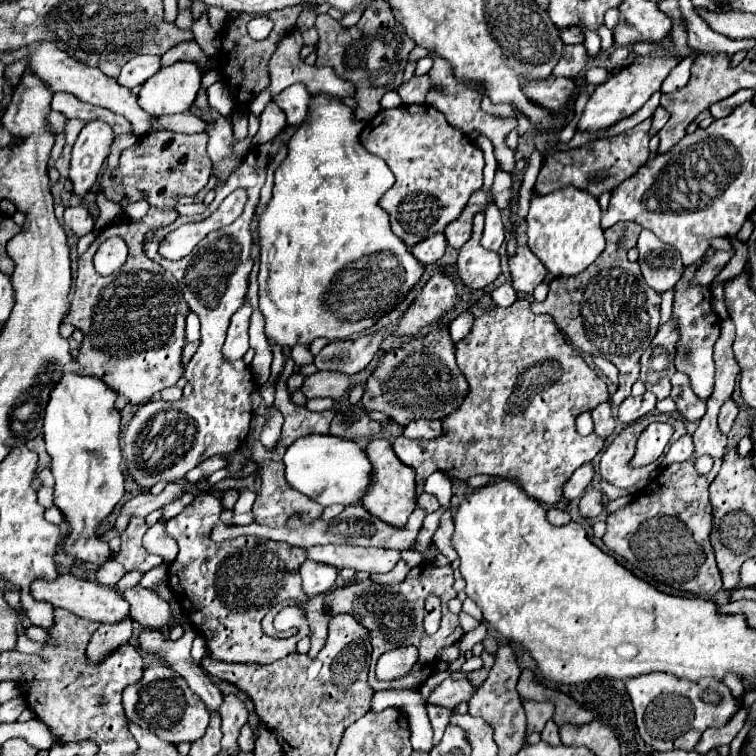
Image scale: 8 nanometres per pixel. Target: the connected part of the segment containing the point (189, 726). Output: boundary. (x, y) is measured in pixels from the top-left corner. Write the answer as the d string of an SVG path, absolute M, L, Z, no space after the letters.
M154 654L154 662L144 668L142 678L136 684L126 686L122 692L124 714L130 722L138 724L140 728L148 728L160 740L180 744L180 742L194 742L204 736L210 720L210 712L206 704L190 690L188 682L176 674L164 660Z

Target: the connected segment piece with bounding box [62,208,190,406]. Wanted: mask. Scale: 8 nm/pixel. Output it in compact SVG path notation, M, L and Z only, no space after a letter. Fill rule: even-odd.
M150 208L148 214L140 222L124 220L124 222L118 222L118 224L106 226L104 232L98 234L96 240L90 244L90 248L78 258L76 292L74 292L72 302L70 302L70 310L62 320L64 324L76 326L84 334L82 346L78 350L78 364L80 364L78 374L100 378L116 394L126 396L130 400L130 404L136 404L136 406L150 402L152 398L158 396L158 392L162 392L168 386L174 386L178 382L178 378L182 376L182 370L184 370L180 366L180 356L182 356L182 346L184 346L184 320L186 320L186 314L190 312L190 308L184 304L184 298L180 296L180 288L176 284L176 278L170 272L166 272L164 268L160 268L156 262L152 262L146 256L144 244L142 244L144 234L150 228L168 226L176 218L178 218L176 210ZM112 236L124 238L130 254L128 254L126 264L118 272L104 278L104 276L96 274L92 258L94 258L98 246Z

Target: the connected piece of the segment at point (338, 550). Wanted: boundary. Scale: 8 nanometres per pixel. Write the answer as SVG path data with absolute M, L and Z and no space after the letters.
M314 546L308 550L308 558L314 562L330 564L338 570L352 568L356 572L384 574L400 562L400 552L362 546Z

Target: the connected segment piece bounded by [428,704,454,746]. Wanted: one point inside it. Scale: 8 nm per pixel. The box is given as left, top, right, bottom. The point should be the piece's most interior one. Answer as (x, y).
(439, 717)

